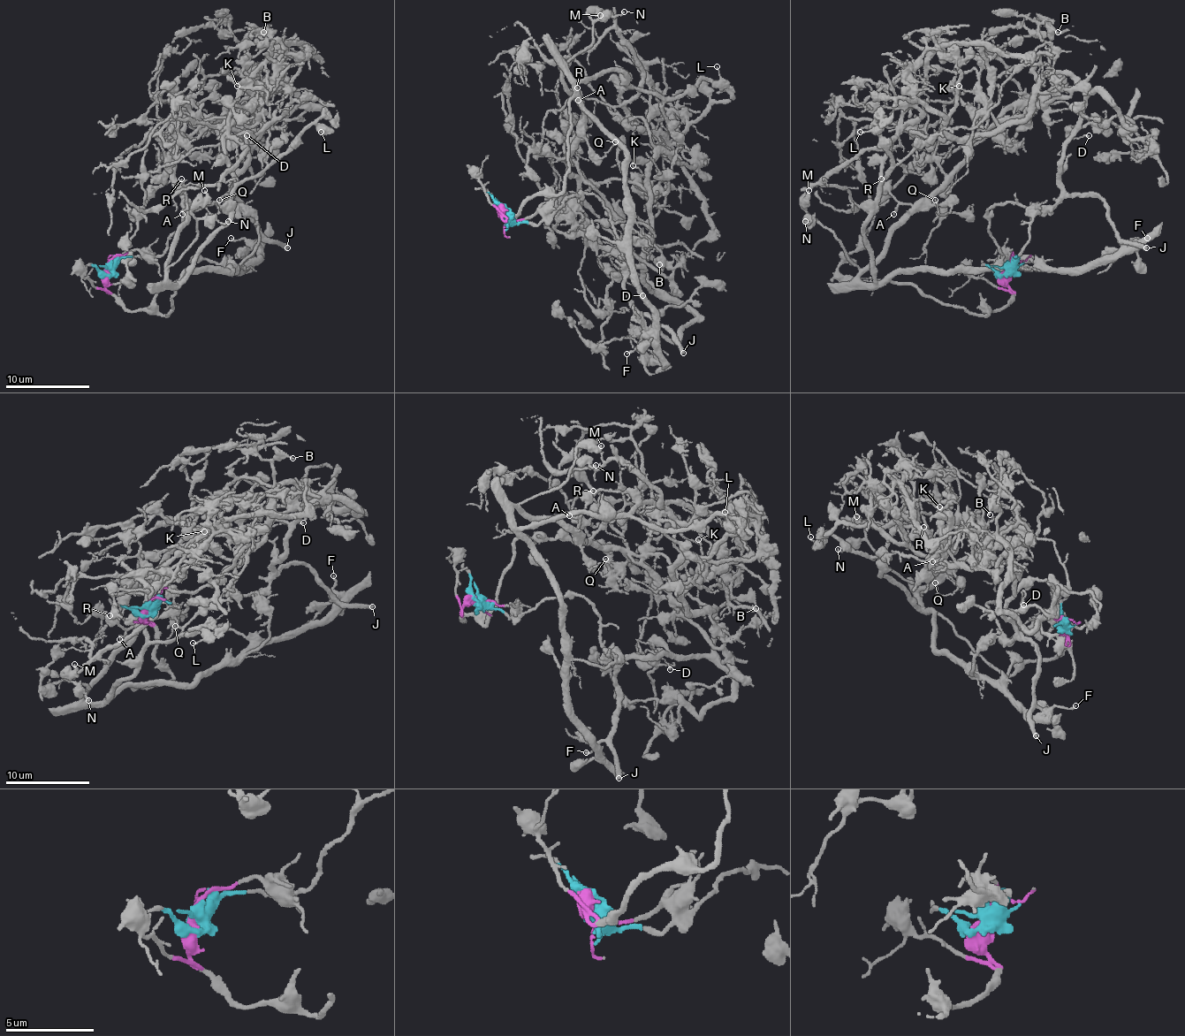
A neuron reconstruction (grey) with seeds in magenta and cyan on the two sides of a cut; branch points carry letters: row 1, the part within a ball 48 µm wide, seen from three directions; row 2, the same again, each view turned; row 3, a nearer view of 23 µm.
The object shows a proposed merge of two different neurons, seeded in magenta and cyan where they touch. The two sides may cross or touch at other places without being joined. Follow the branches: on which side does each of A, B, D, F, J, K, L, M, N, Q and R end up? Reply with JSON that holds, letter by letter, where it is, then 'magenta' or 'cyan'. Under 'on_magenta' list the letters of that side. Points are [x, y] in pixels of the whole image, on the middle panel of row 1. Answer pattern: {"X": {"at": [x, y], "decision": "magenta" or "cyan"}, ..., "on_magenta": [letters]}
{"A": {"at": [578, 100], "decision": "magenta"}, "B": {"at": [659, 264], "decision": "cyan"}, "D": {"at": [642, 295], "decision": "cyan"}, "F": {"at": [626, 354], "decision": "cyan"}, "J": {"at": [683, 353], "decision": "cyan"}, "K": {"at": [633, 165], "decision": "cyan"}, "L": {"at": [717, 66], "decision": "magenta"}, "M": {"at": [600, 15], "decision": "magenta"}, "N": {"at": [624, 11], "decision": "magenta"}, "Q": {"at": [615, 141], "decision": "magenta"}, "R": {"at": [577, 87], "decision": "magenta"}, "on_magenta": ["A", "L", "M", "N", "Q", "R"]}

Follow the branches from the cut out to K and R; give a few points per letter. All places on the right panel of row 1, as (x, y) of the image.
K: (1009, 267), (988, 210), (1058, 200), (1083, 89), (1050, 75), (998, 124), (959, 86)
R: (1007, 267), (1012, 299), (982, 316), (942, 305), (910, 284), (866, 284), (860, 273), (912, 208), (880, 179)

